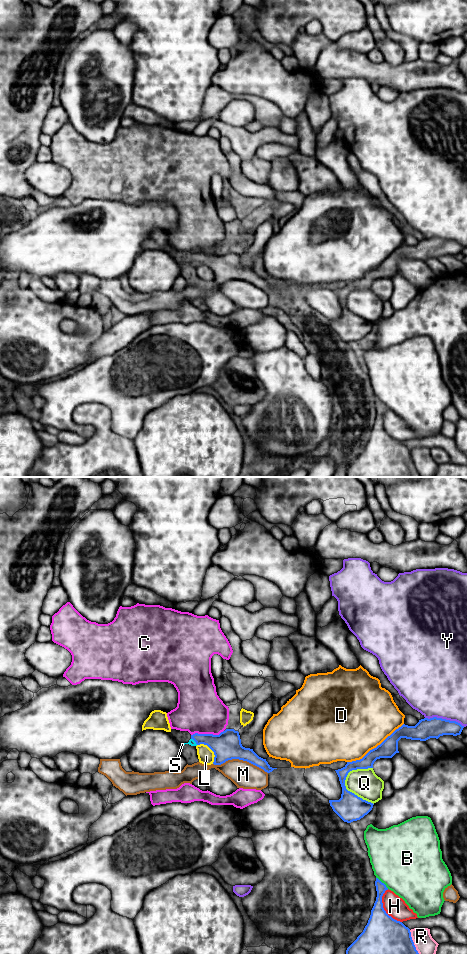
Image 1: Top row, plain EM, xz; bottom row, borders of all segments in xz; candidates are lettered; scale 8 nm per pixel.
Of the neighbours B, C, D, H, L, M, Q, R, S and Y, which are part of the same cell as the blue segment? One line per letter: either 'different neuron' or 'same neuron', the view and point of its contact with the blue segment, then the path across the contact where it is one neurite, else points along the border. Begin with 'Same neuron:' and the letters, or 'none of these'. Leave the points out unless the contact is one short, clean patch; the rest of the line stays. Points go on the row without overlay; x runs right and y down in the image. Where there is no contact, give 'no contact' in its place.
Same neuron: S
B: different neuron | xz (381, 402)
C: different neuron | xz (207, 254)
D: different neuron | xz (376, 267)
H: different neuron | xz (383, 428)
L: different neuron | xz (211, 269) | along xz (197, 264), (205, 264), (213, 272), (213, 283)
M: different neuron | xz (240, 279)
Q: different neuron | xz (351, 312)
R: different neuron | xz (413, 463)
S: same neuron | xz (194, 260) | across xz (224, 265), (210, 260), (194, 260), (191, 262)
Y: different neuron | xz (445, 239)

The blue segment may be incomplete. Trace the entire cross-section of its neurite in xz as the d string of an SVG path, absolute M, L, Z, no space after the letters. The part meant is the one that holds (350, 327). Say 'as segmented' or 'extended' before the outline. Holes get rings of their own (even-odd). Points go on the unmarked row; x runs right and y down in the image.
as segmented | M437 237L421 239L415 246L403 244L362 279L347 282L343 288L335 290L342 307L342 314L339 320L329 320L333 331L344 342L351 343L360 340L372 330L373 323L363 320L346 309L346 297L352 290L373 288L377 279L392 278L399 273L398 261L401 258L426 261L430 258L438 259L443 255L457 256L461 254L463 248L464 246L456 241Z

